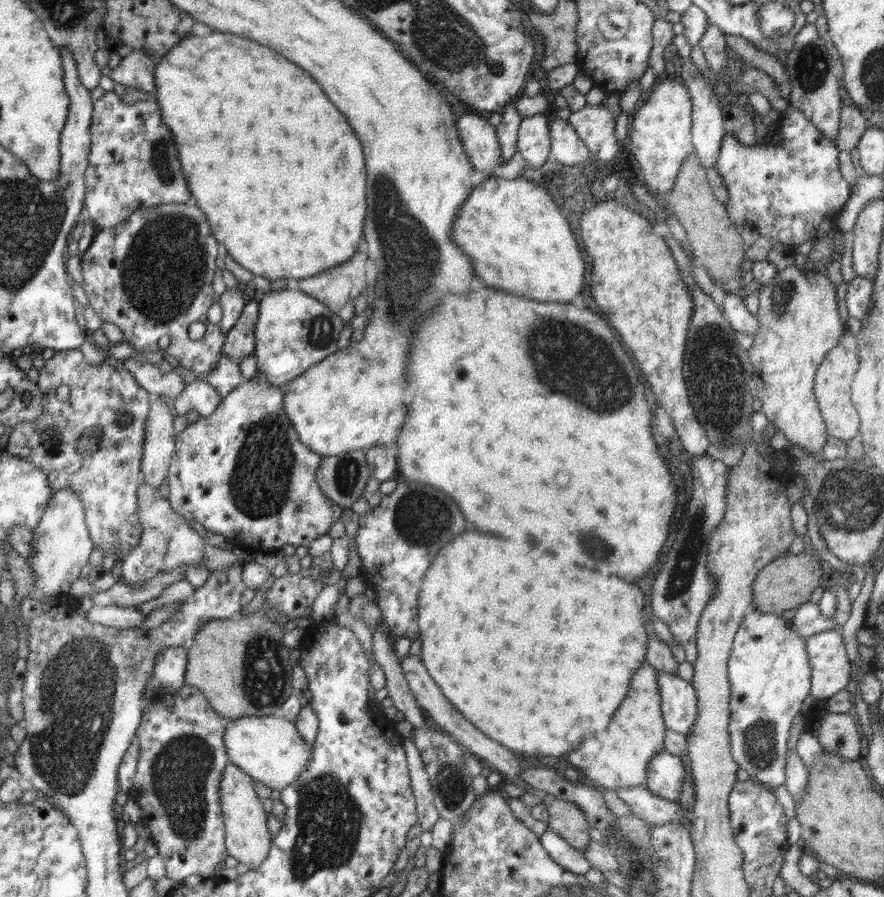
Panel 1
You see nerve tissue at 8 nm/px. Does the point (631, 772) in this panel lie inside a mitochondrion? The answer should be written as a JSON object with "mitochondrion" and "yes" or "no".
{"mitochondrion":"no"}

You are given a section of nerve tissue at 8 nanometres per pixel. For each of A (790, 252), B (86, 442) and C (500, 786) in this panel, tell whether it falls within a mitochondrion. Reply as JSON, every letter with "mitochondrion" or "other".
{"A":"other","B":"mitochondrion","C":"other"}

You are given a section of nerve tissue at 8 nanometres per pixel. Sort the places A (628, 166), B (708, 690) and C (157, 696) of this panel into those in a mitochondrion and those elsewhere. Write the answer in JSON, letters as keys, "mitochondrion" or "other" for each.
{"A":"other","B":"other","C":"other"}

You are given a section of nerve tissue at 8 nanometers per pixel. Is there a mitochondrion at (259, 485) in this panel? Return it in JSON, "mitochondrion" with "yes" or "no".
{"mitochondrion":"yes"}

